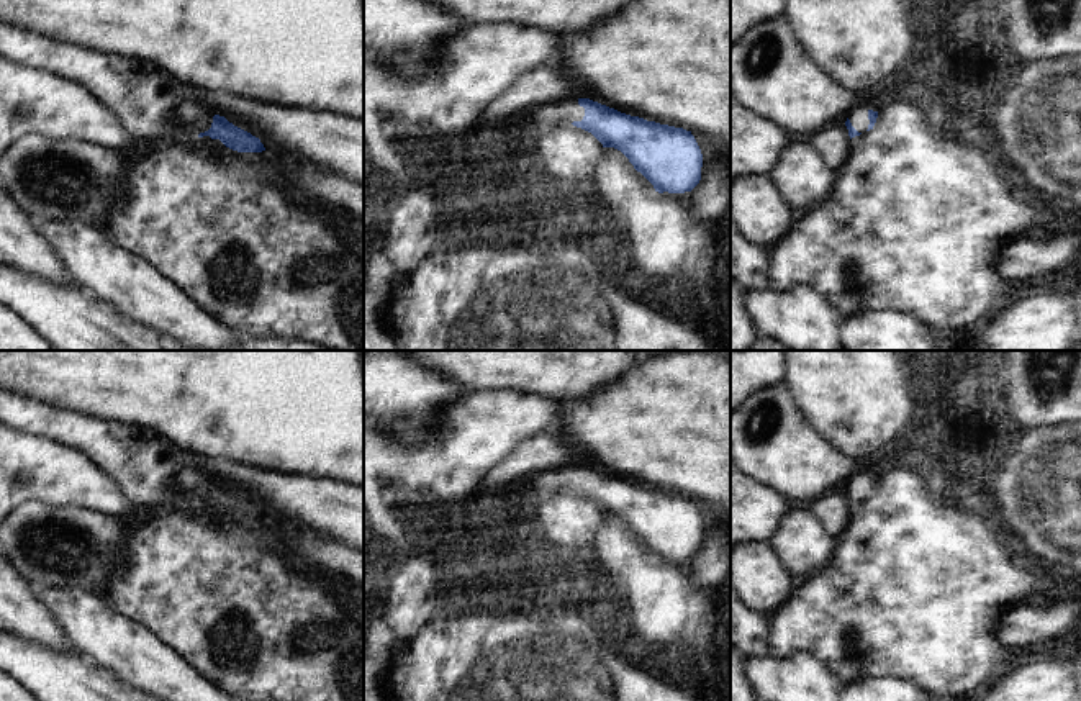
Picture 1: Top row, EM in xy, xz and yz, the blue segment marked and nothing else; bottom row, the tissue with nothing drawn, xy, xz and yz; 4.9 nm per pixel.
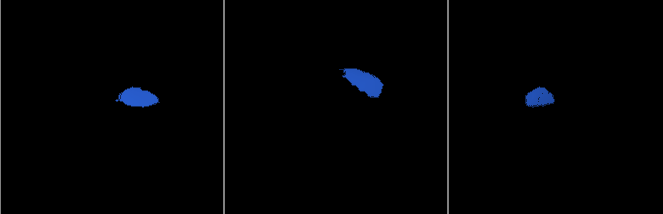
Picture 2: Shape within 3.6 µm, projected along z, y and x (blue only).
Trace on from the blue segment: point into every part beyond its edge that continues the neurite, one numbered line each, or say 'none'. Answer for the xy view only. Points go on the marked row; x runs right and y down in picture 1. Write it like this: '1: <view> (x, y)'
1: xy (194, 115).

